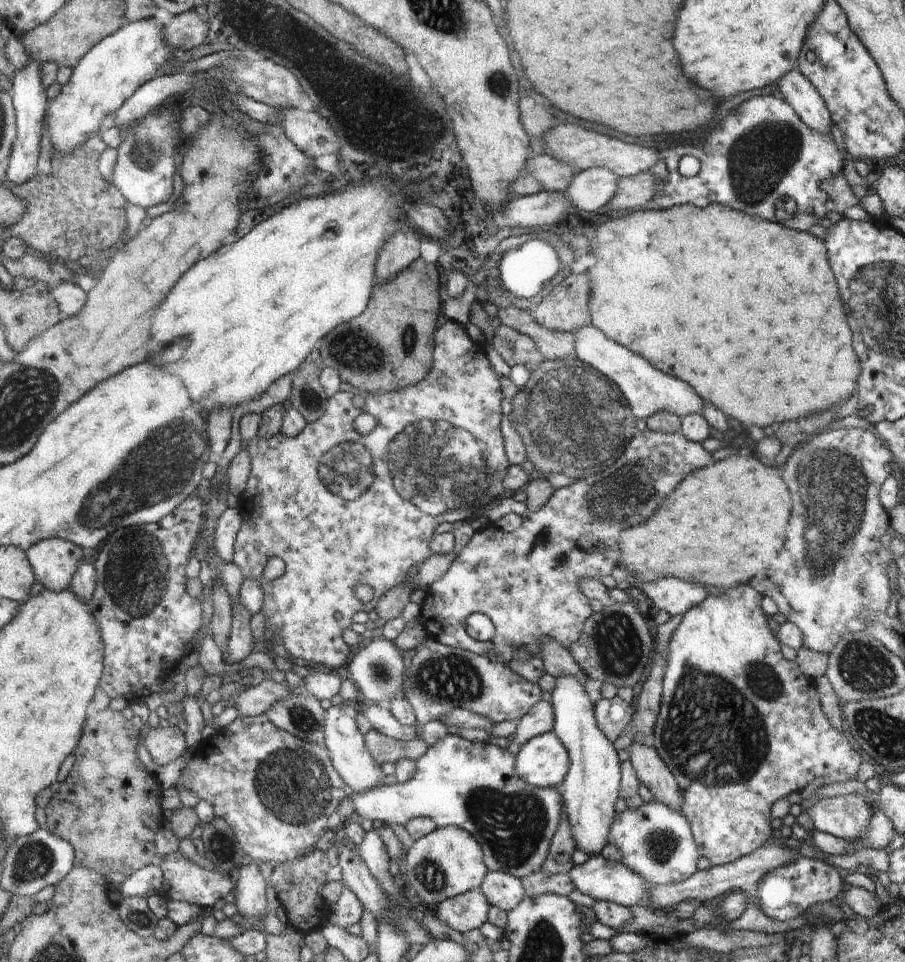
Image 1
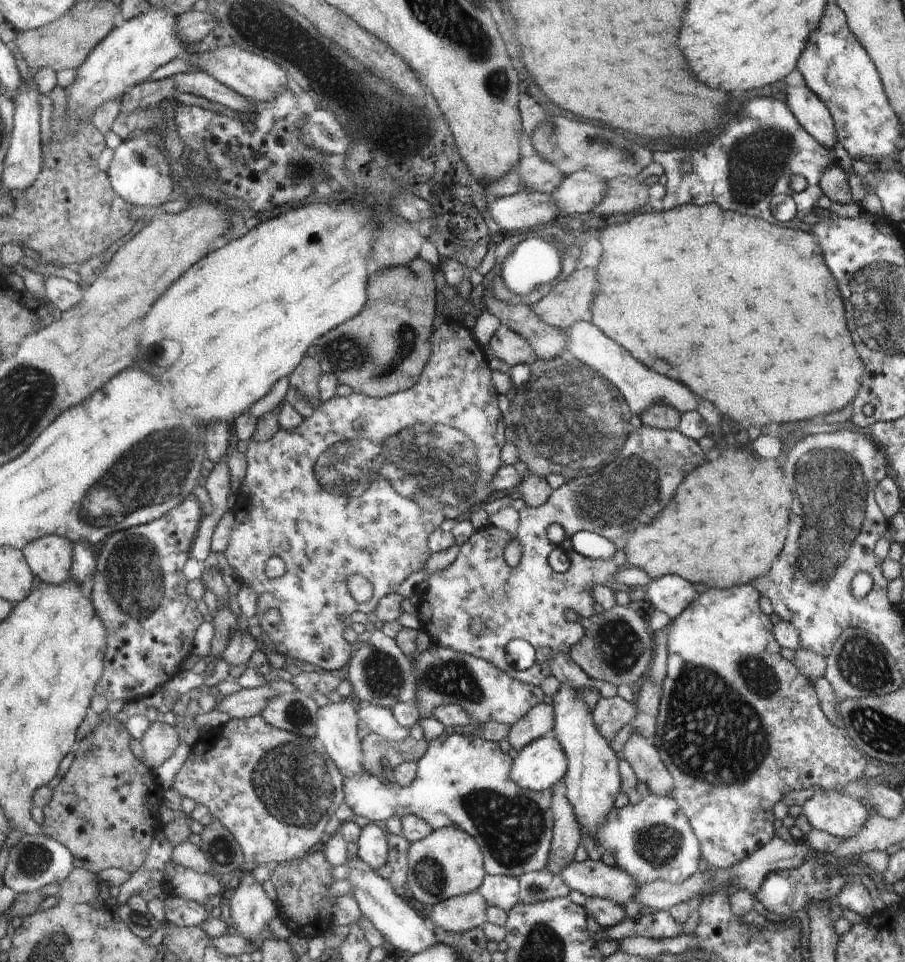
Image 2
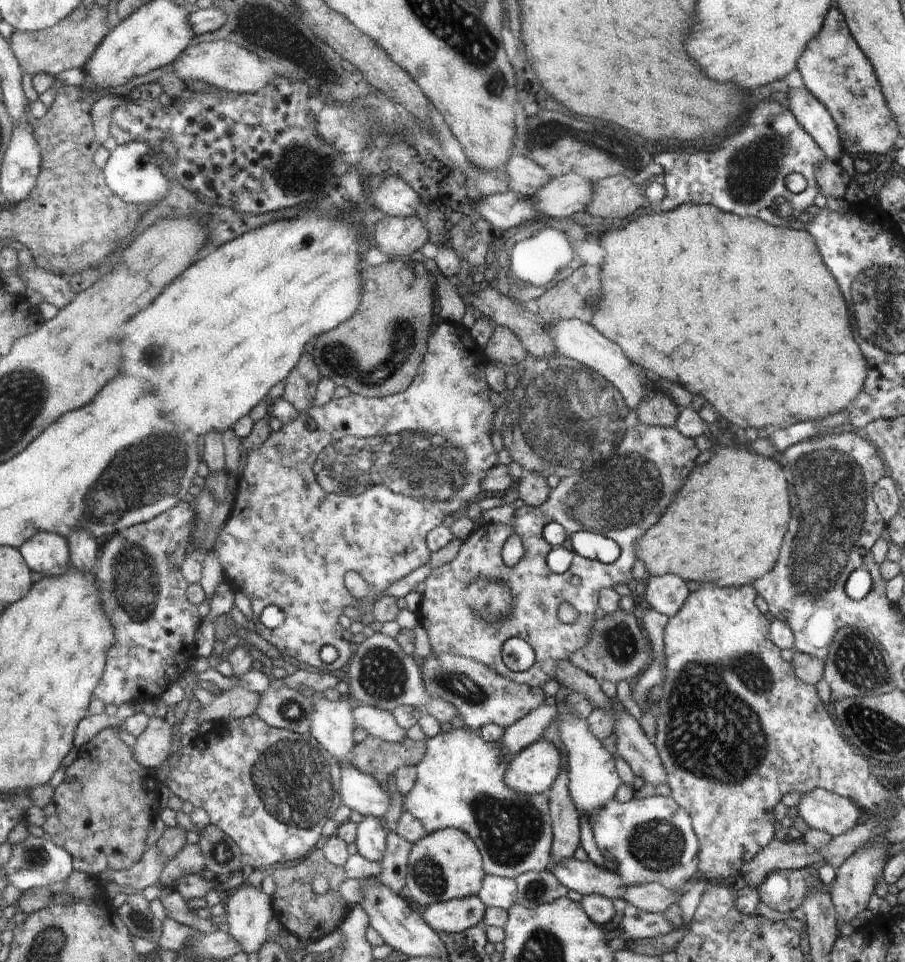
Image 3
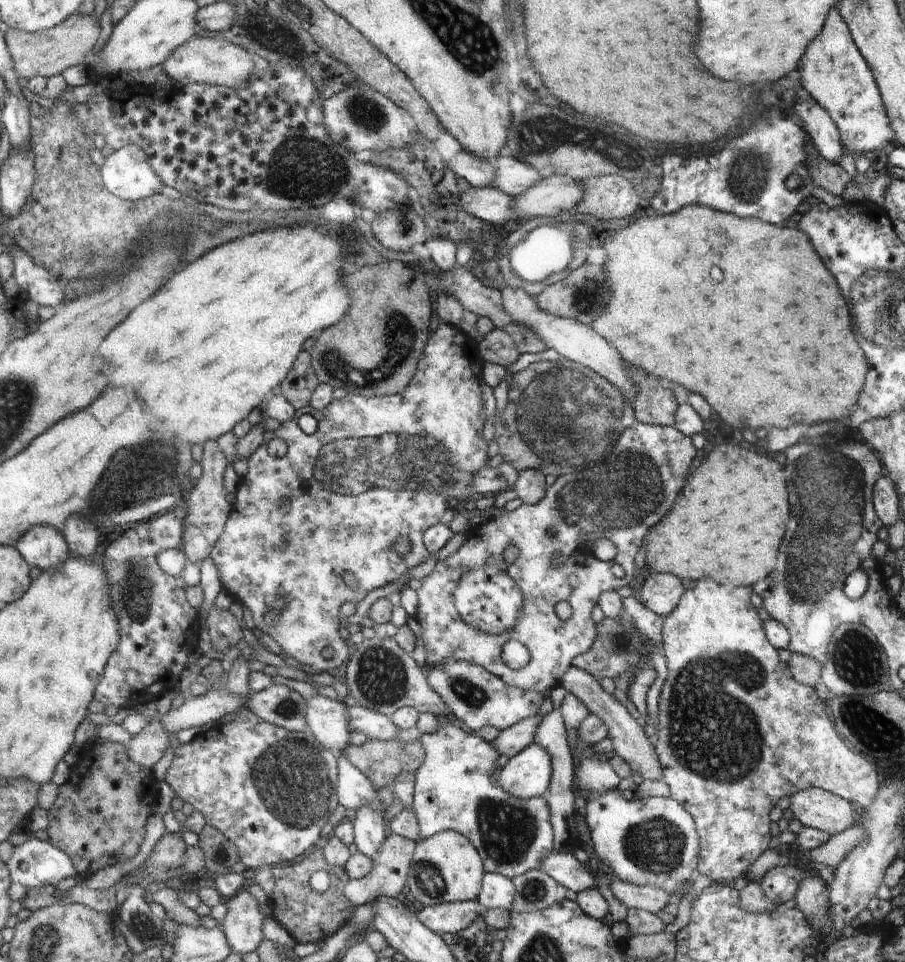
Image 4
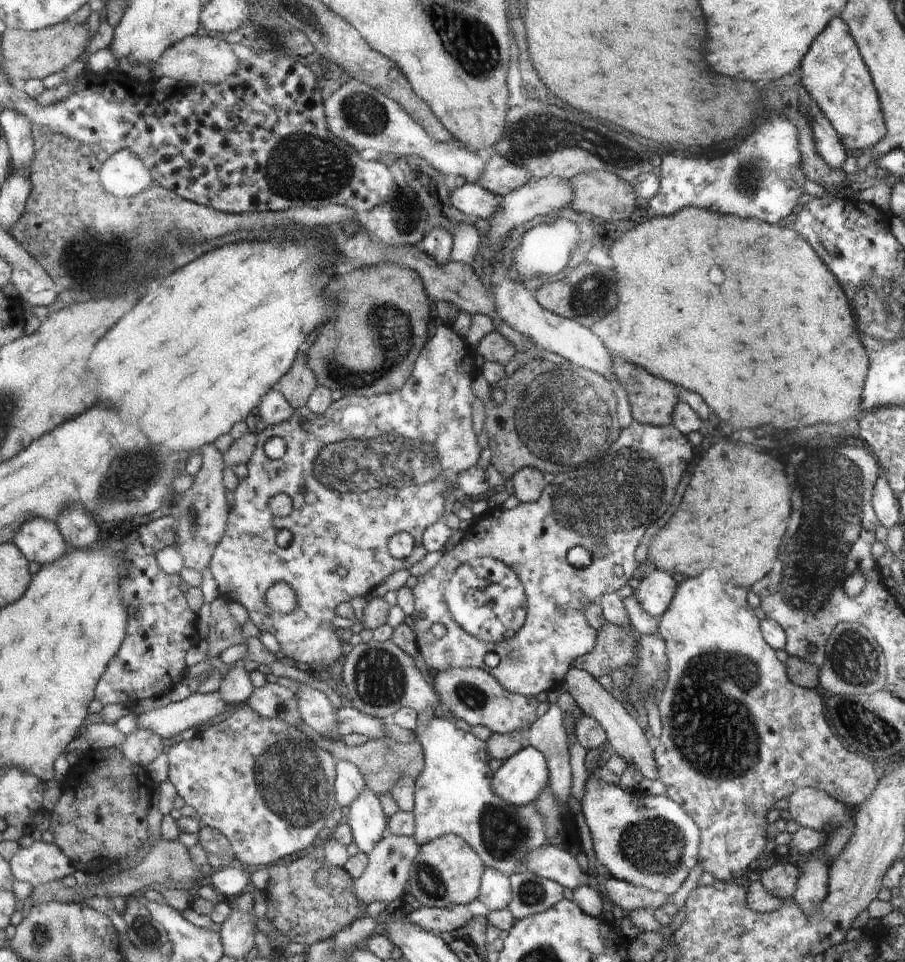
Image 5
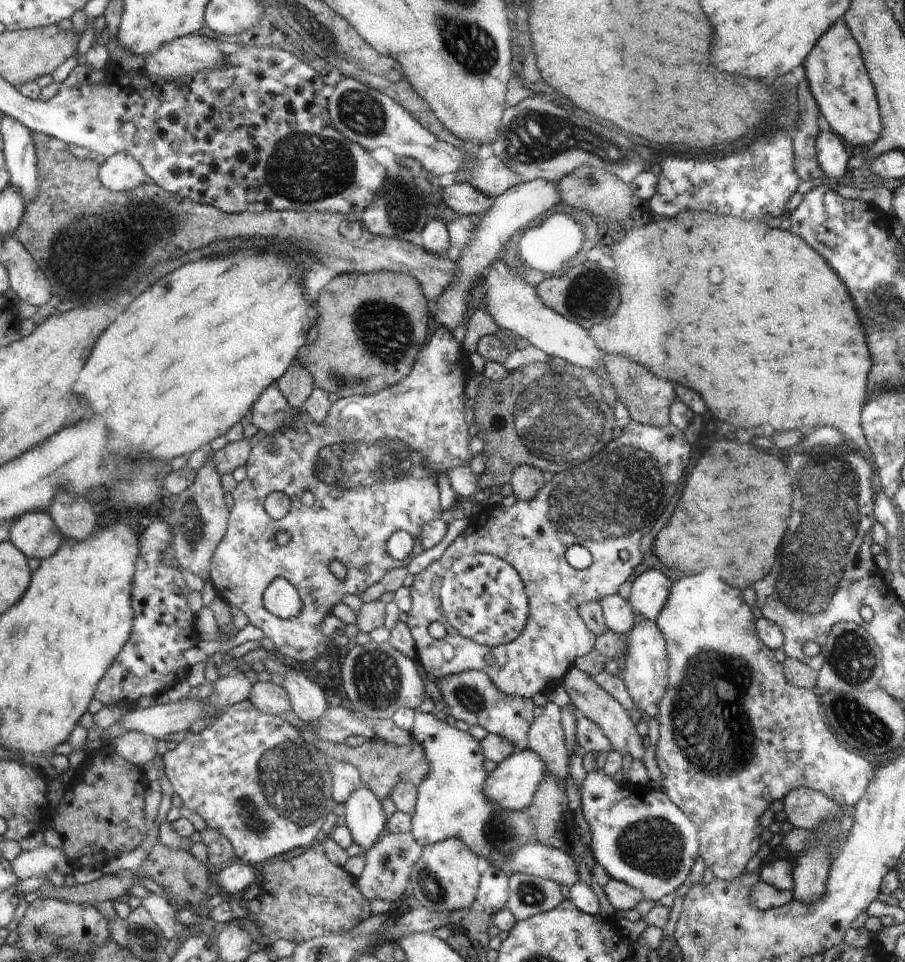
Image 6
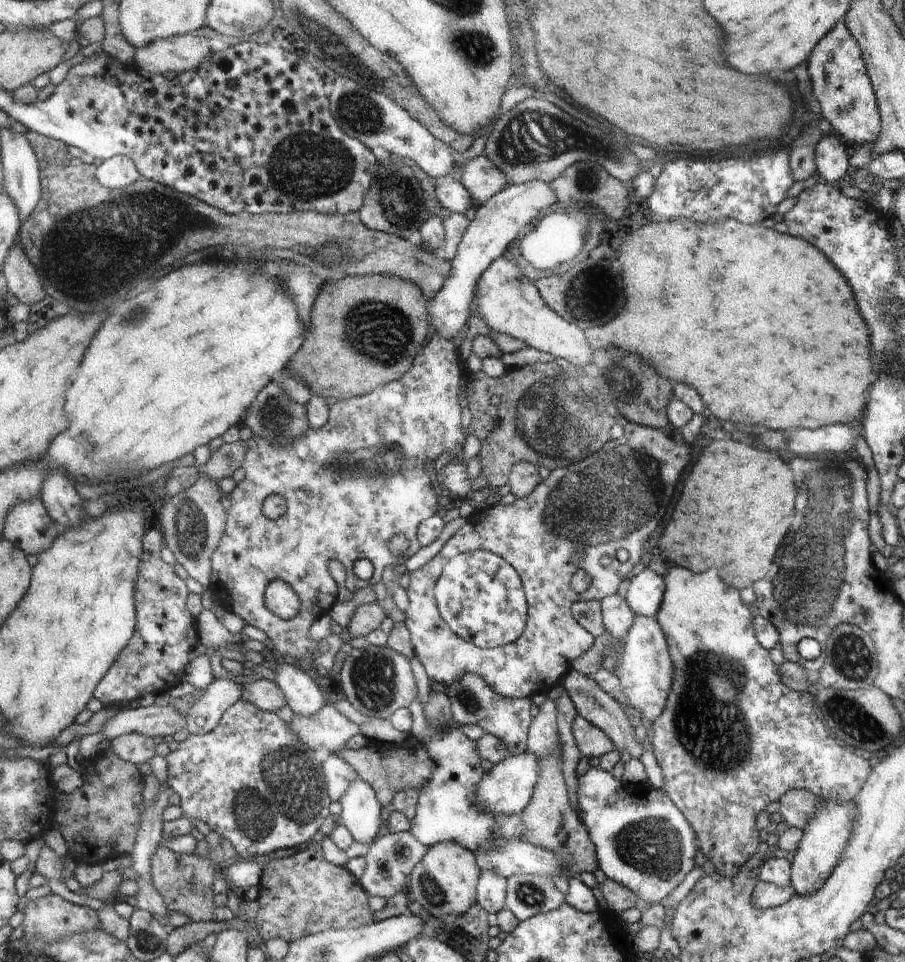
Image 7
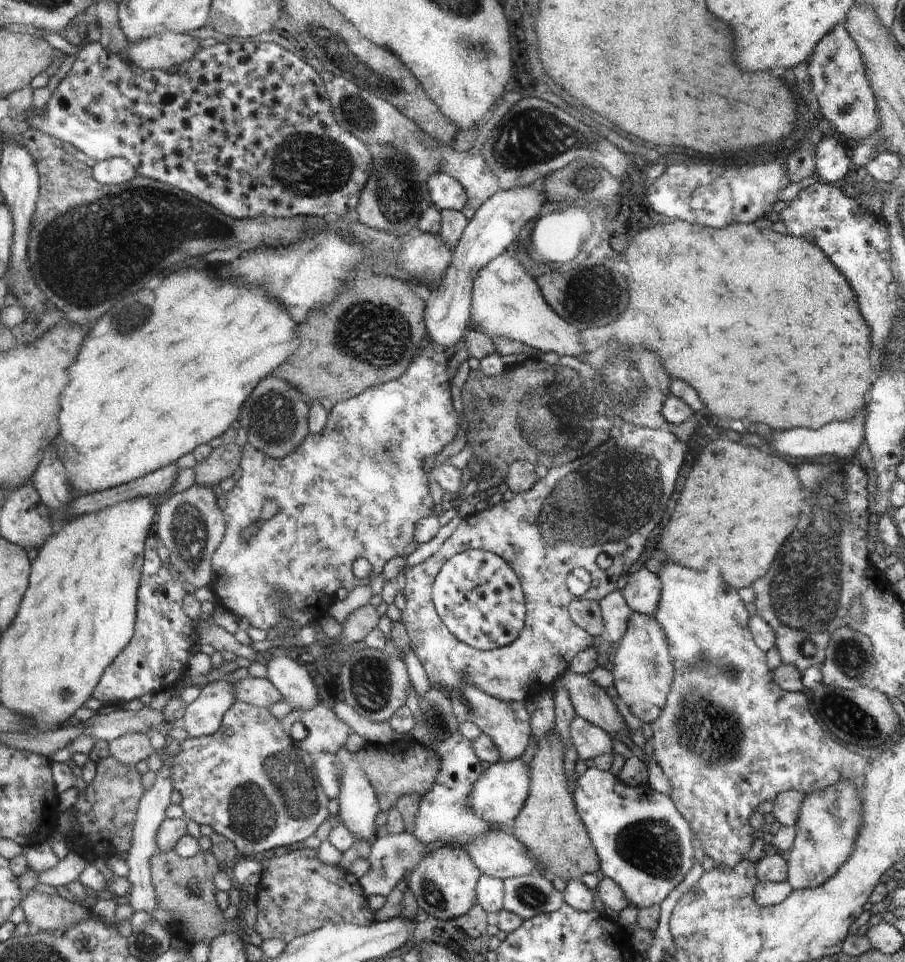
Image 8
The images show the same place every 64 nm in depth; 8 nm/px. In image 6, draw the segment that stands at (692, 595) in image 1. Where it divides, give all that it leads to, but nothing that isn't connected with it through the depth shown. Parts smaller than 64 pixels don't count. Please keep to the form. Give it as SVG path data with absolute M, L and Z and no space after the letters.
M649 567L632 581L632 592L628 599L631 610L644 619L655 621L668 599L670 588L671 580Z

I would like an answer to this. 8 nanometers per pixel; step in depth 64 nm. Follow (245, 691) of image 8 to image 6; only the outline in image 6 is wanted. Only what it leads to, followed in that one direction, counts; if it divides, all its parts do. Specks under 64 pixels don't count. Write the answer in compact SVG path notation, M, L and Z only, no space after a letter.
M277 680L256 682L252 686L253 689L250 692L248 700L262 713L269 713L270 715L280 717L285 712L291 710L287 693L278 684Z

